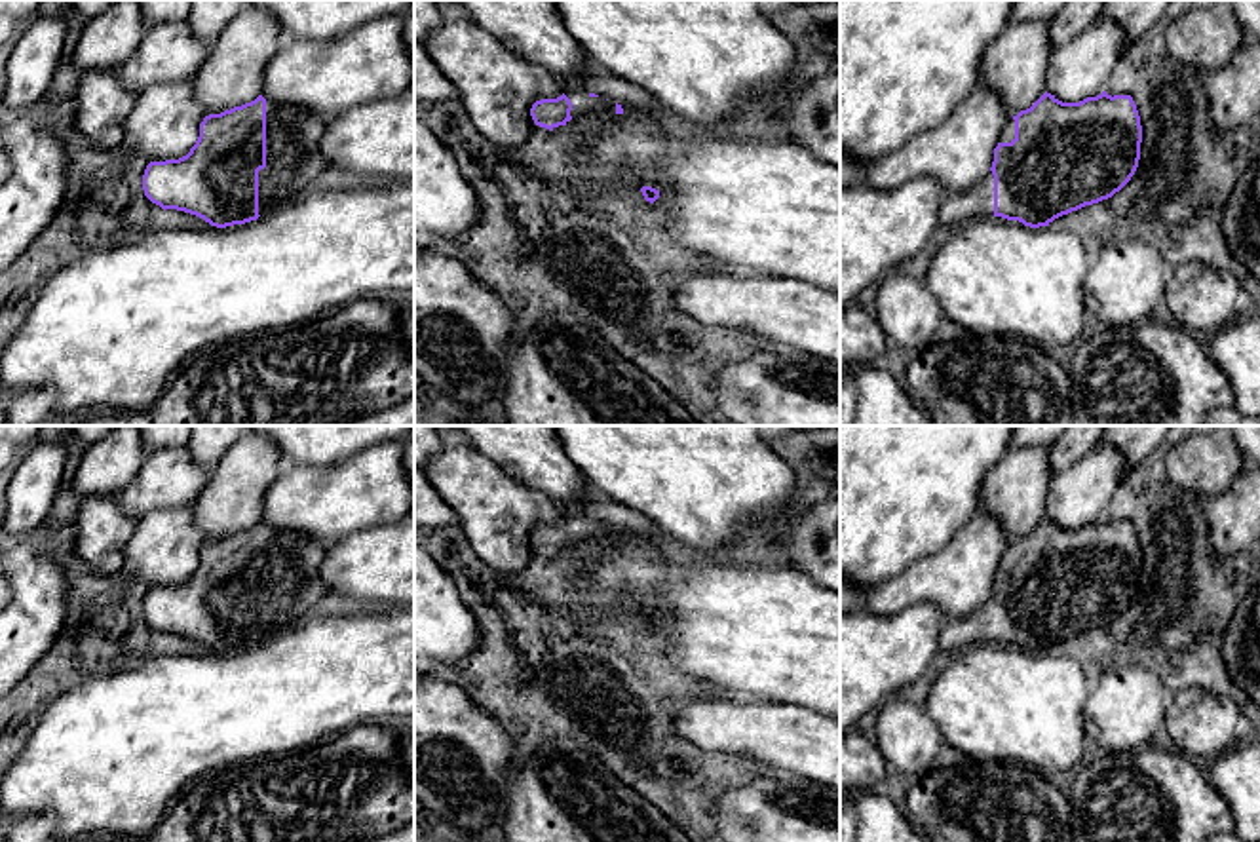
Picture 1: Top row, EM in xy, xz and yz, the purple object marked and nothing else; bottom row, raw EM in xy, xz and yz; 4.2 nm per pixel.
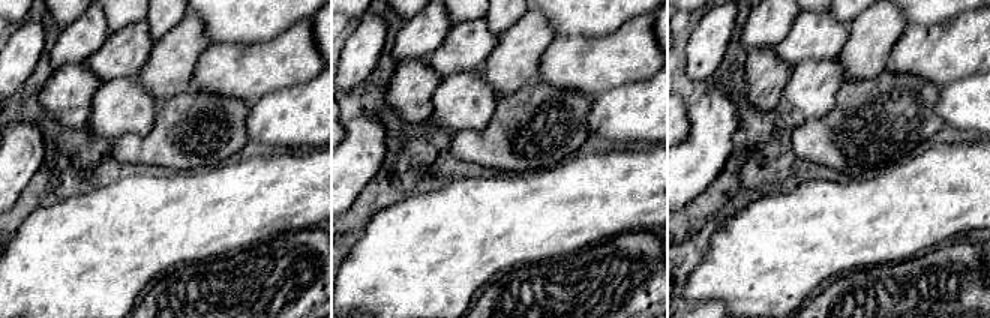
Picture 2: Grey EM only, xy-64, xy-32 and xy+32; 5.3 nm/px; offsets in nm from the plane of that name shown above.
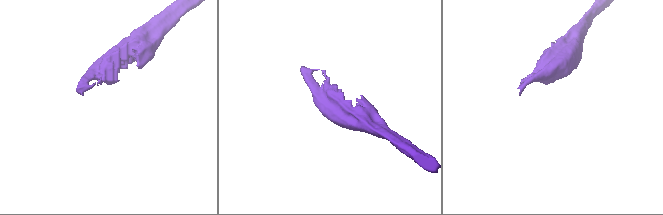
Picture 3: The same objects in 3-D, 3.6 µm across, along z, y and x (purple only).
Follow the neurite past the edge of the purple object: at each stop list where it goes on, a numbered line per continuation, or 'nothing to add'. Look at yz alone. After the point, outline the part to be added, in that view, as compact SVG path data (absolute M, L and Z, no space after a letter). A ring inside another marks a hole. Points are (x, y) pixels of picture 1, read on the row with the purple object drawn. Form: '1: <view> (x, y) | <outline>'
1: yz (977, 200) | M992 171L960 194L945 198L939 209L941 228L964 224L981 217L994 217L994 175Z

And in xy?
1: xy (293, 133) | M266 101L266 167L258 171L258 215L300 200L329 167L319 152L327 122L310 108Z

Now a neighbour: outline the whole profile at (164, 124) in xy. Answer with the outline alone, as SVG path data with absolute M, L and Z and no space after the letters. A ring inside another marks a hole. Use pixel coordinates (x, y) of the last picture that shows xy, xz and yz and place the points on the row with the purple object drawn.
M190 82L158 84L139 93L124 124L124 143L148 163L179 160L196 144L203 118Z

